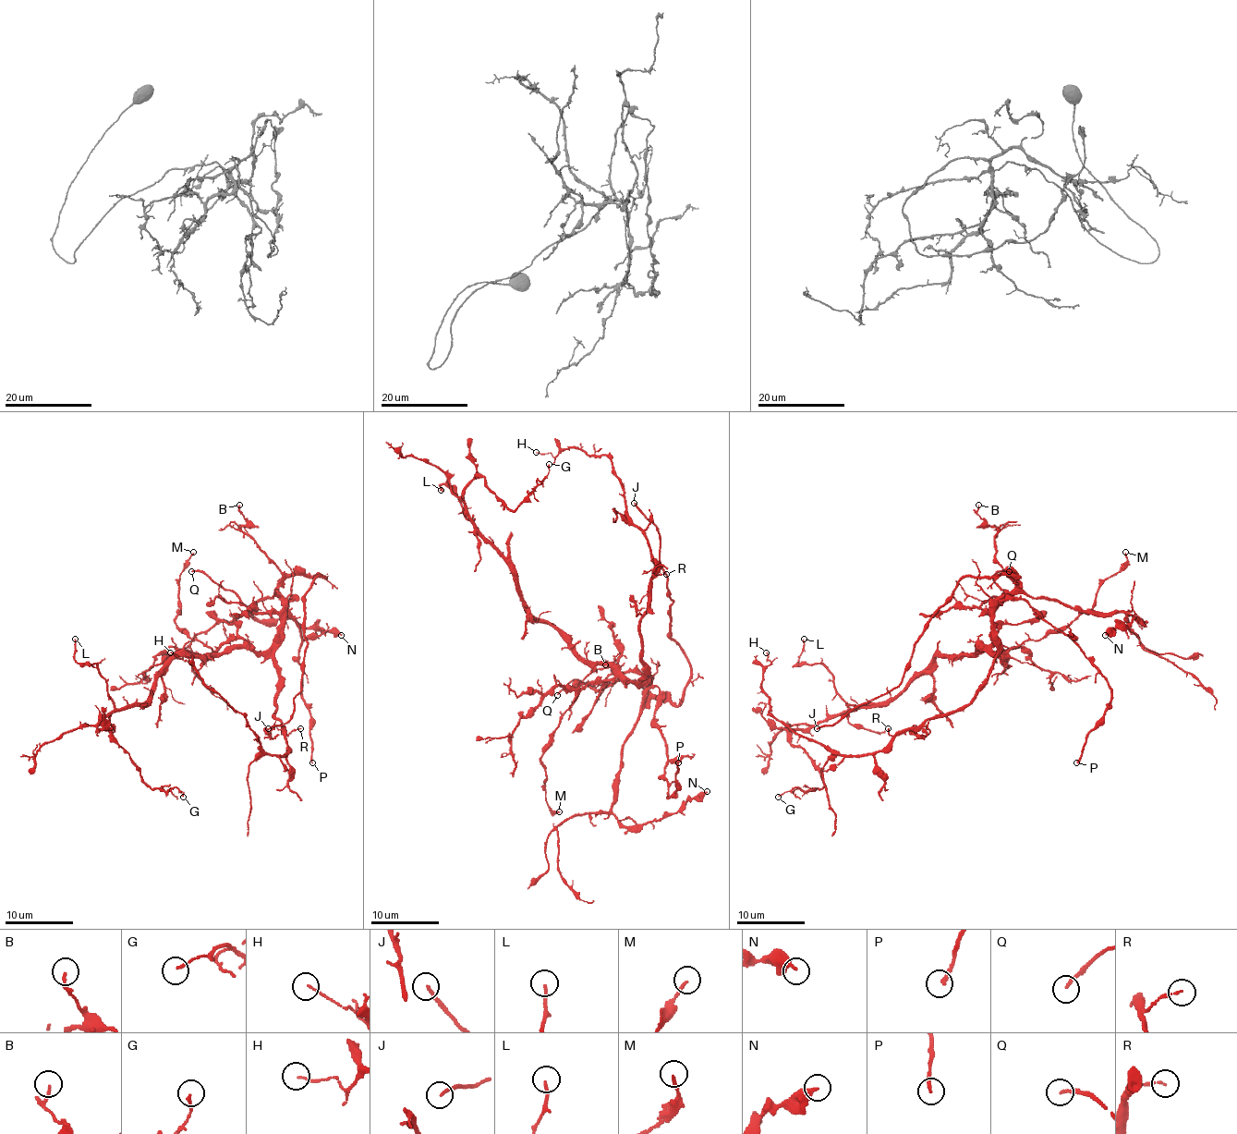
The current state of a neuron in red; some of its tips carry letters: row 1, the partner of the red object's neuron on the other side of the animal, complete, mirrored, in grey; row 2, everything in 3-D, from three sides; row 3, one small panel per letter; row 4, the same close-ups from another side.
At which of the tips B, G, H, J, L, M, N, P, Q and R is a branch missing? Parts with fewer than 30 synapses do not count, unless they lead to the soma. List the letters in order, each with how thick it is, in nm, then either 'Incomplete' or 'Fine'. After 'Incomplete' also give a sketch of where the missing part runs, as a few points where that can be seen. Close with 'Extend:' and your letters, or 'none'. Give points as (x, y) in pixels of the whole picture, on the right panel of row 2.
B: Thickness 90 nm. Fine
G: Thickness 140 nm. Fine
H: Thickness 90 nm. Fine
J: Thickness 160 nm. Incomplete. Course of what is missing: (817, 728), (827, 738), (885, 738), (932, 761), (952, 762), (1098, 705), (1133, 671), (1165, 688)
L: Thickness 150 nm. Fine
M: Thickness 150 nm. Fine
N: Thickness 420 nm. Fine
P: Thickness 200 nm. Fine
Q: Thickness 160 nm. Incomplete
R: Thickness 110 nm. Fine
Extend: J, Q

